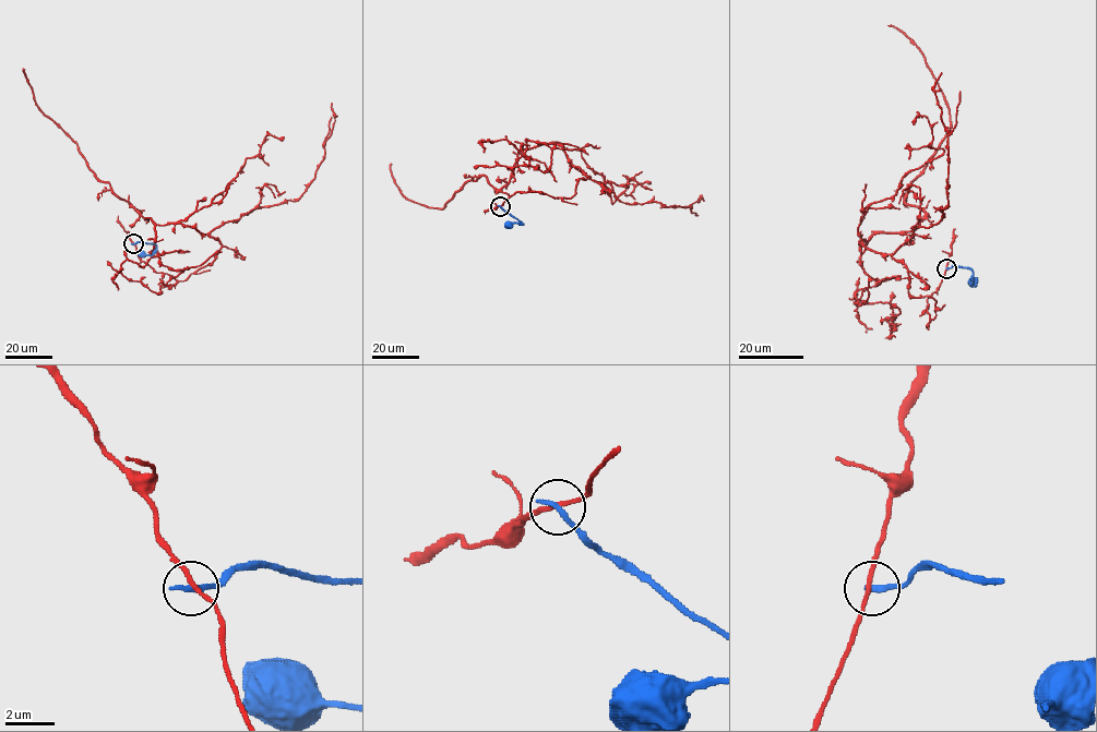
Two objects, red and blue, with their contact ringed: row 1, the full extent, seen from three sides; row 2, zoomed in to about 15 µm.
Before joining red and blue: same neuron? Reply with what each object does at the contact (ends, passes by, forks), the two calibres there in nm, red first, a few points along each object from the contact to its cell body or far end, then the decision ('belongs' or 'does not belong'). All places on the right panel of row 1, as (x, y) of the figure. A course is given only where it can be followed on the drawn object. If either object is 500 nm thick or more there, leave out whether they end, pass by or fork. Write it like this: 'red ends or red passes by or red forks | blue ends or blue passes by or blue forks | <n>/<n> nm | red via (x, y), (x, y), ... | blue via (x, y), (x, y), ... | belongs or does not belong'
red passes by | blue ends | 160/280 nm | red via (946, 267), (932, 320), (908, 268), (859, 242), (925, 216), (905, 196), (950, 129), (921, 51), (887, 25) | blue via (946, 267), (968, 267), (973, 275), (969, 284), (975, 277) | does not belong

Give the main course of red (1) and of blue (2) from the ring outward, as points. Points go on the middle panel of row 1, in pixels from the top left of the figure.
1: (499, 205), (570, 199), (588, 178), (535, 146), (499, 190), (480, 176), (437, 208), (405, 196), (391, 164)
2: (499, 206), (523, 224), (504, 226)

